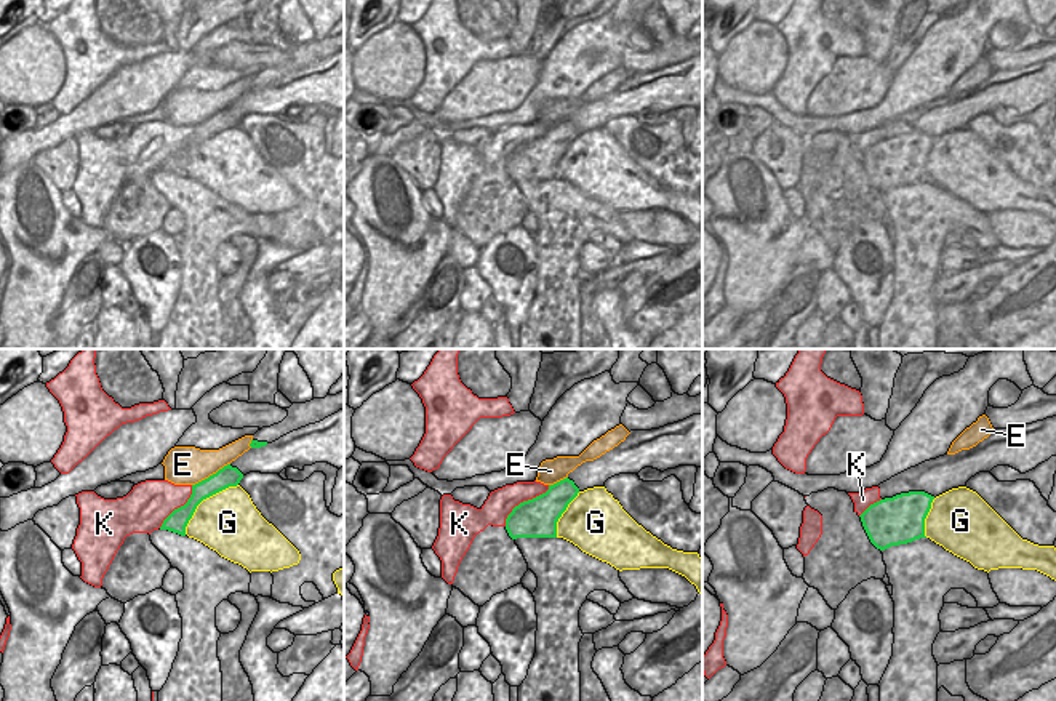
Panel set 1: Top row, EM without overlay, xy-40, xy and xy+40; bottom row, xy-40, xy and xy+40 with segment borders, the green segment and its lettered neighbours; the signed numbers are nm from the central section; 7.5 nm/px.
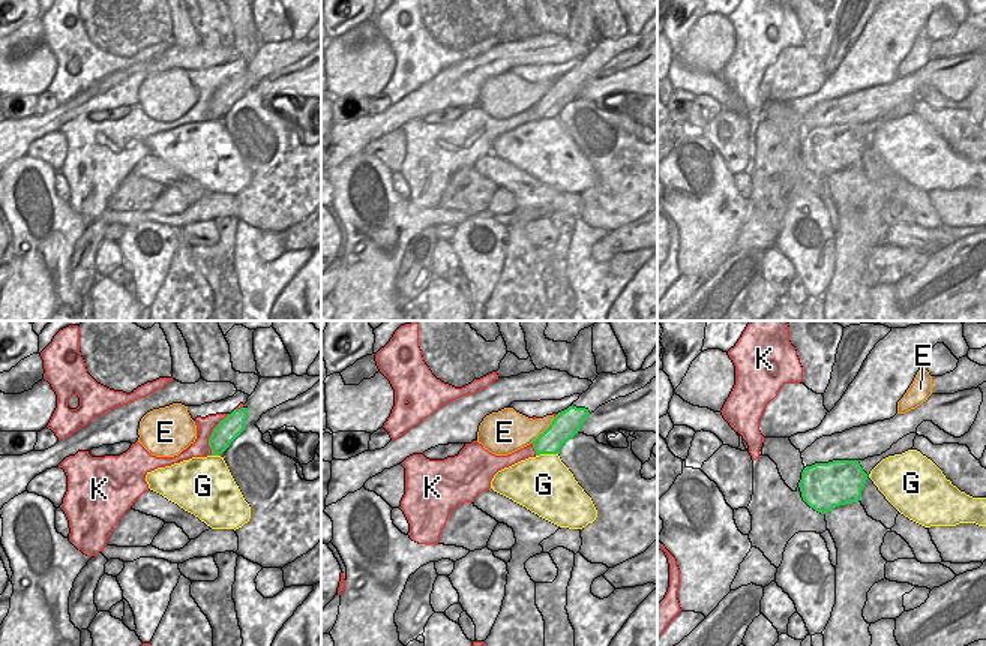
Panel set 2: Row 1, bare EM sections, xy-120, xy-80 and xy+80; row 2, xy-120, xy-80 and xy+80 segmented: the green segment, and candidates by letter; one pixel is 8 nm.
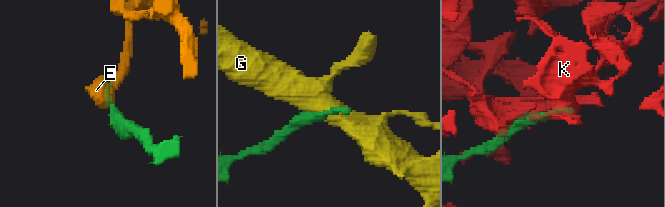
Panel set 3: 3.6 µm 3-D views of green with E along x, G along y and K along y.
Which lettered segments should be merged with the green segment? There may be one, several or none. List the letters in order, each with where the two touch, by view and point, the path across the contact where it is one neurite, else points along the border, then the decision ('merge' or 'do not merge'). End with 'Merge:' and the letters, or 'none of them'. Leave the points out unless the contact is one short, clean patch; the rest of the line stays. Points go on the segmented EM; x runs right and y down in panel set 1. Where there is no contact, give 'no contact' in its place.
E: contact xy-40 (210, 476); do not merge
G: contact xy-40 (204, 498); do not merge
K: contact xy (524, 501); do not merge
Merge: none of them

